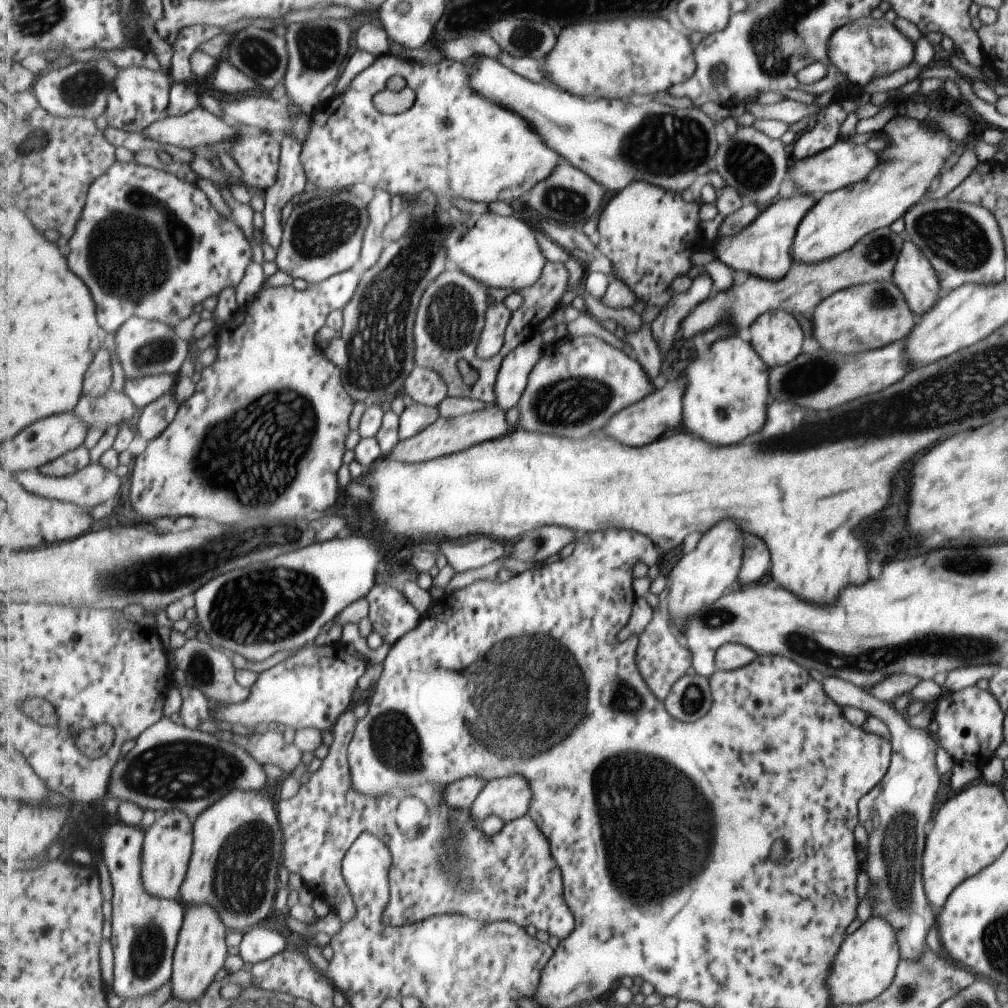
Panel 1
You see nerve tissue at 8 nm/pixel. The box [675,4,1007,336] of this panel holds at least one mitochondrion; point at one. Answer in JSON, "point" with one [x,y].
{"point":[955,238]}

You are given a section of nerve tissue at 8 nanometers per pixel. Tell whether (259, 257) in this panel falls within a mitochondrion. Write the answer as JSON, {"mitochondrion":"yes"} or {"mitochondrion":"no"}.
{"mitochondrion":"no"}

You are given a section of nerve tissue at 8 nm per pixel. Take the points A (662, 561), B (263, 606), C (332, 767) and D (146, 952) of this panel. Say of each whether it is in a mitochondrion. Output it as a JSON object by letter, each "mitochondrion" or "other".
{"A":"other","B":"mitochondrion","C":"other","D":"mitochondrion"}

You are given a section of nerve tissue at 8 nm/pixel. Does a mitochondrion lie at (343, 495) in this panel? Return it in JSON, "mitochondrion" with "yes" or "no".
{"mitochondrion":"no"}

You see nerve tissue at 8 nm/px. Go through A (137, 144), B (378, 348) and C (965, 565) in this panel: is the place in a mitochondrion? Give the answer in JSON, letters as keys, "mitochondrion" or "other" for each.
{"A":"other","B":"mitochondrion","C":"mitochondrion"}

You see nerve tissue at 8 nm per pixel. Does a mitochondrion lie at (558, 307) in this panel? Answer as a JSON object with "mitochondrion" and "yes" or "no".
{"mitochondrion":"no"}

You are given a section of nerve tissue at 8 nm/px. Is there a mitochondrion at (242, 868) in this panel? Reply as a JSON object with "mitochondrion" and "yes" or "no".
{"mitochondrion":"yes"}

